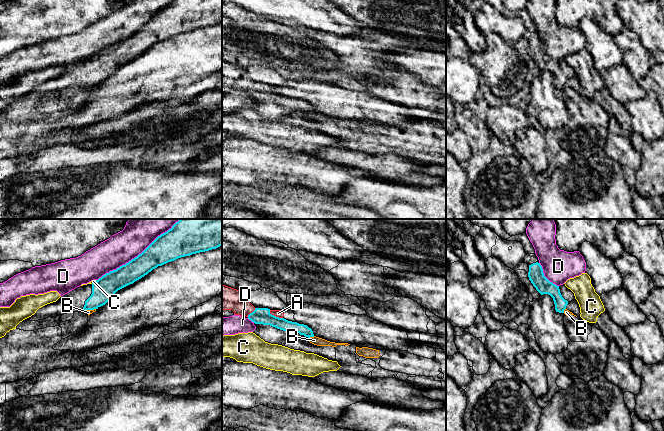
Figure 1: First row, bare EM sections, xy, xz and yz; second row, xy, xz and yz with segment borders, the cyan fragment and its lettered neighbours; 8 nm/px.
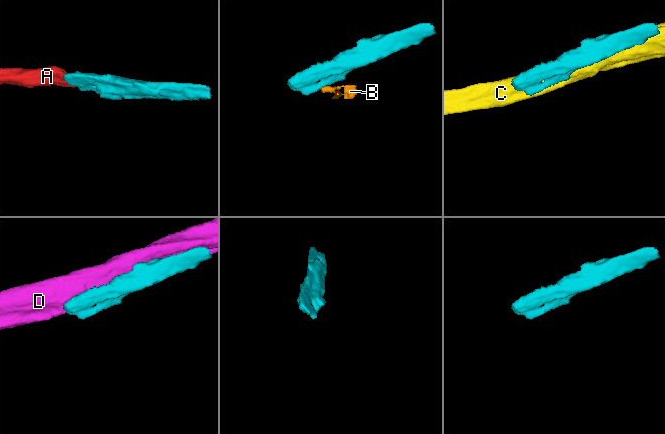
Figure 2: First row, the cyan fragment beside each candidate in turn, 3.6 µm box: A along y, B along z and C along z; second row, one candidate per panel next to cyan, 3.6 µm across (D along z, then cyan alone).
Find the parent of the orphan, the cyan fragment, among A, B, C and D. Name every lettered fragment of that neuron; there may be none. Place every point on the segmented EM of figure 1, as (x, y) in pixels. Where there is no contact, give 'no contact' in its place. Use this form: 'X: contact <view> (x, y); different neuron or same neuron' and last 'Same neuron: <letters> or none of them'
A: contact xz (275, 316); same neuron
B: contact xz (311, 336); different neuron
C: contact xy (94, 282); different neuron
D: contact xy (139, 254); different neuron
Same neuron: A

